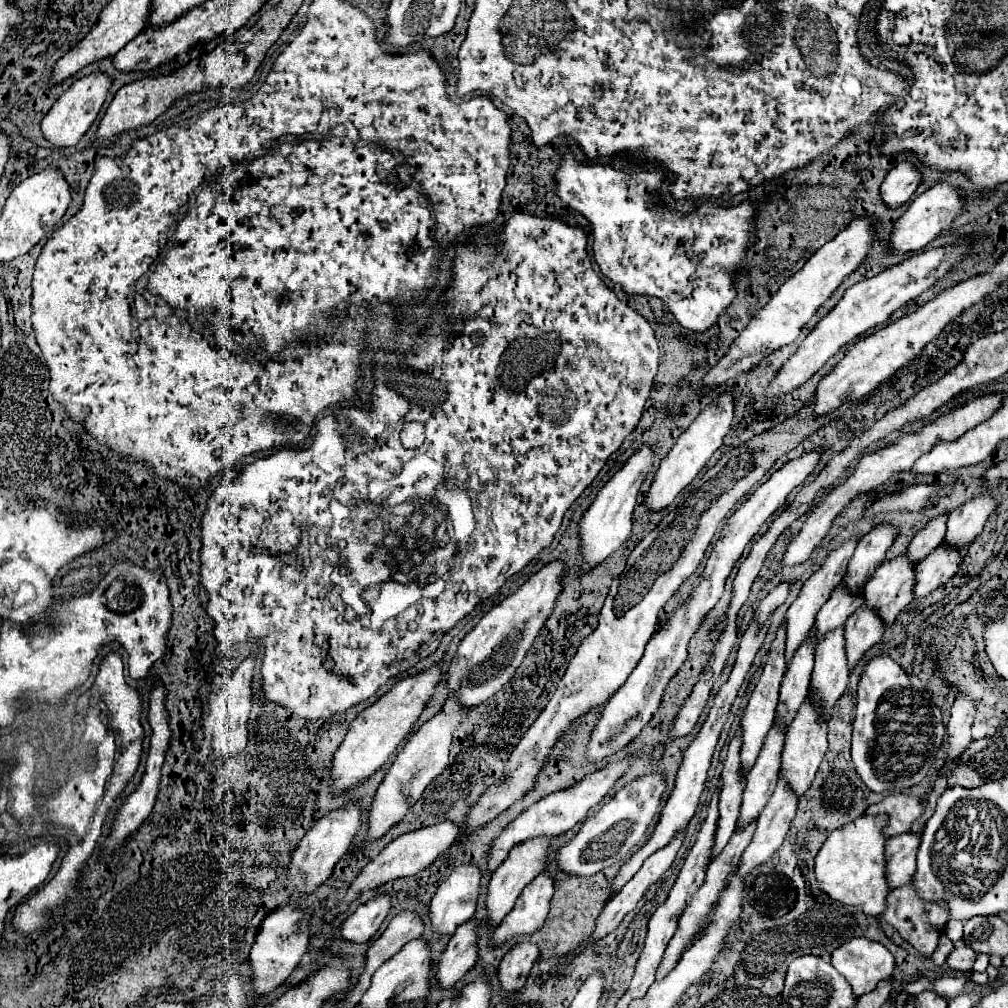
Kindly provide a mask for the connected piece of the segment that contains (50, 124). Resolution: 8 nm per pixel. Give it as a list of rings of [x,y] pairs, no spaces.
[[[100,71],[74,81],[72,87],[68,87],[60,95],[60,99],[52,105],[52,109],[40,121],[40,129],[42,129],[44,139],[50,141],[54,147],[64,147],[64,149],[66,147],[74,147],[80,141],[80,137],[90,129],[92,121],[96,119],[102,103],[106,101],[108,87],[110,87],[110,77],[102,75]]]

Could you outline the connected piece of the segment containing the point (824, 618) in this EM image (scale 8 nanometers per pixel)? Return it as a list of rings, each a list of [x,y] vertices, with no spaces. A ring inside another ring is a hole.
[[[838,585],[816,615],[818,639],[822,639],[828,631],[844,625],[846,619],[862,605],[862,599],[864,599],[864,587],[860,587],[860,595],[848,595],[848,591],[844,591],[844,587]]]

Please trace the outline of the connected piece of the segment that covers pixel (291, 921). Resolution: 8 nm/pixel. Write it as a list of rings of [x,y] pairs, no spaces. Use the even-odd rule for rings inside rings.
[[[286,905],[262,921],[260,933],[256,935],[256,941],[248,955],[252,967],[252,991],[256,997],[268,995],[276,987],[280,987],[300,963],[302,955],[308,949],[308,917],[308,911],[296,911],[290,905]]]

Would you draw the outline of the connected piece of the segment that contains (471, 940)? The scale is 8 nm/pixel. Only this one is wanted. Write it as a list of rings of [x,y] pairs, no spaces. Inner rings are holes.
[[[470,919],[452,935],[438,959],[436,981],[440,989],[452,989],[476,965],[476,929],[478,925]]]

